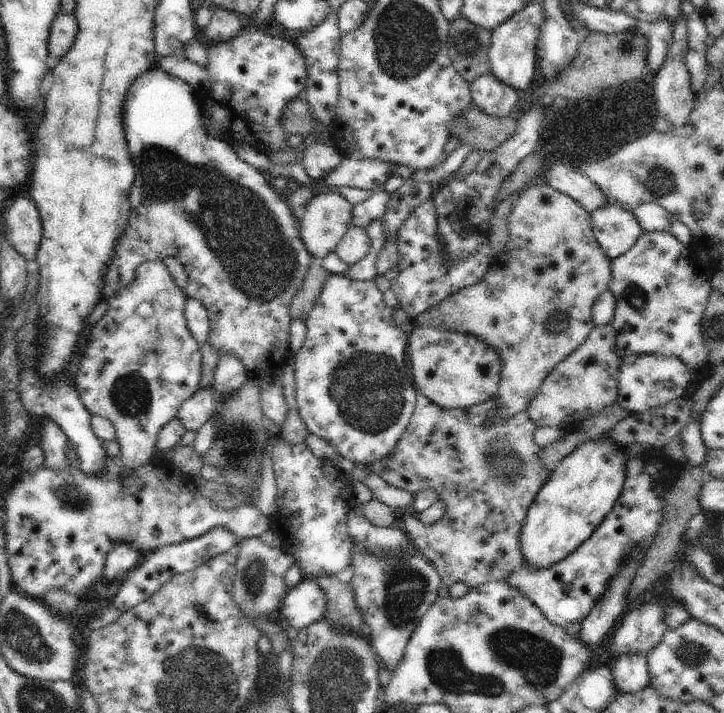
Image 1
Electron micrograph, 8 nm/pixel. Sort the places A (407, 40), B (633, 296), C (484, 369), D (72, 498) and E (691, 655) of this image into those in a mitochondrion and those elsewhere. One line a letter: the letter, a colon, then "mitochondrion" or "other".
A: mitochondrion
B: mitochondrion
C: other
D: mitochondrion
E: mitochondrion

